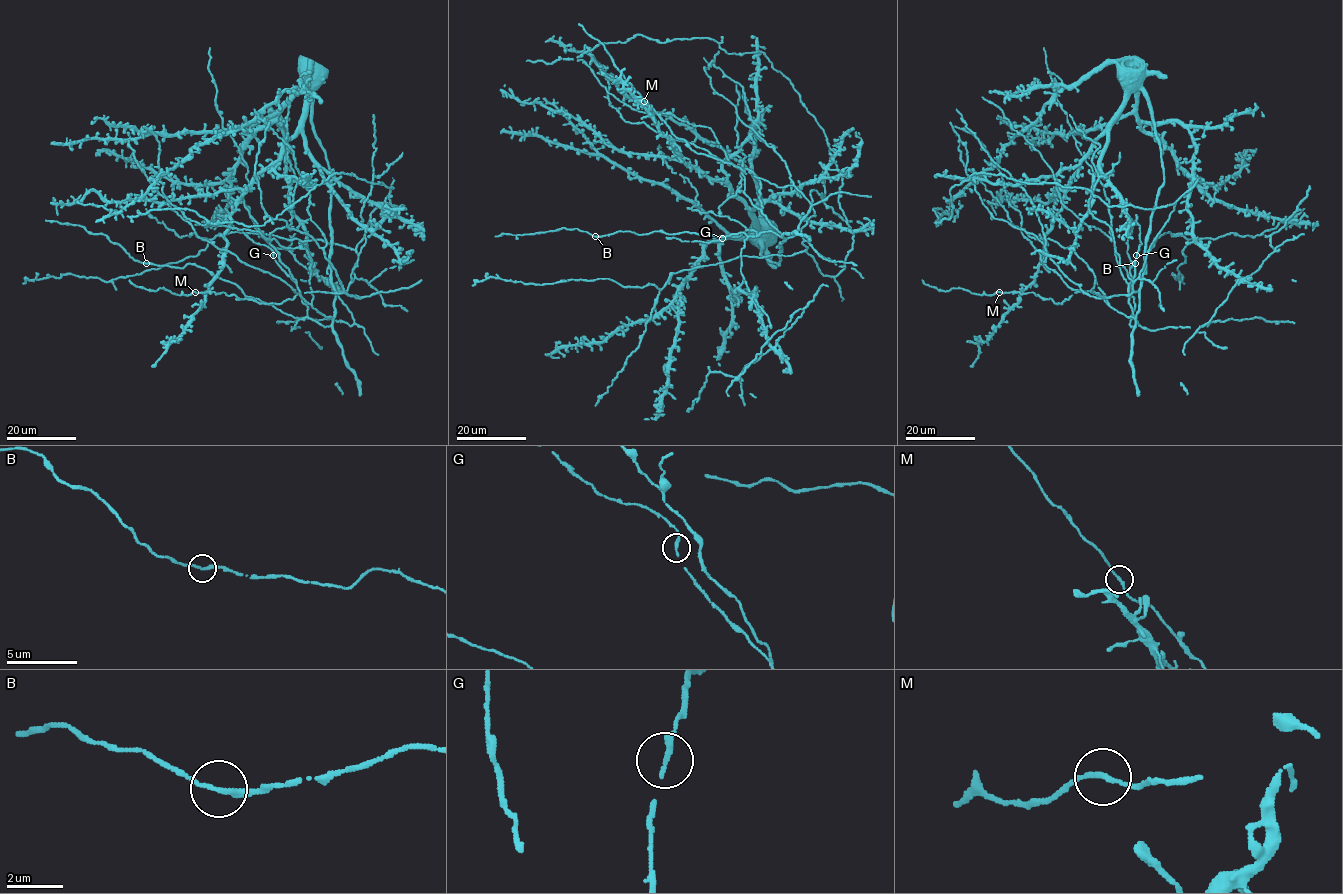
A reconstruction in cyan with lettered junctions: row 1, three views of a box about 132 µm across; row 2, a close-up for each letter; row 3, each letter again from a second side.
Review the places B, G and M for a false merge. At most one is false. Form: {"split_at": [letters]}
{"split_at": []}

